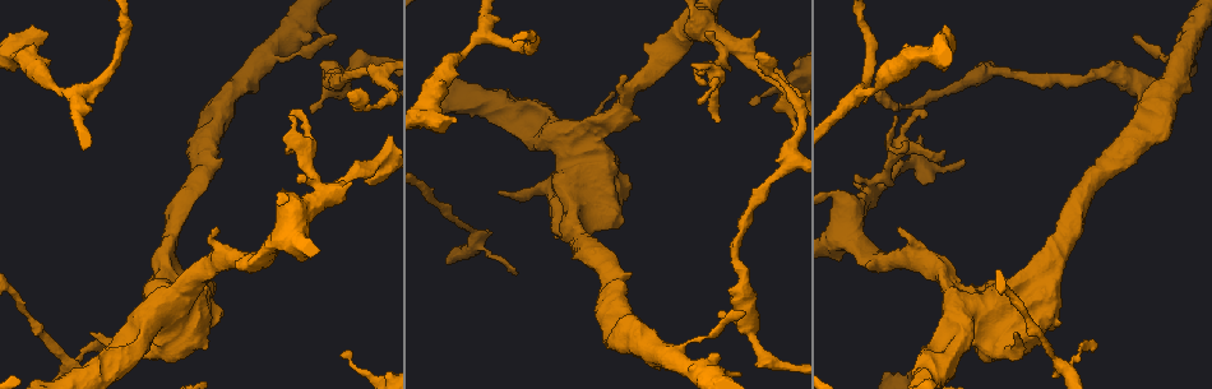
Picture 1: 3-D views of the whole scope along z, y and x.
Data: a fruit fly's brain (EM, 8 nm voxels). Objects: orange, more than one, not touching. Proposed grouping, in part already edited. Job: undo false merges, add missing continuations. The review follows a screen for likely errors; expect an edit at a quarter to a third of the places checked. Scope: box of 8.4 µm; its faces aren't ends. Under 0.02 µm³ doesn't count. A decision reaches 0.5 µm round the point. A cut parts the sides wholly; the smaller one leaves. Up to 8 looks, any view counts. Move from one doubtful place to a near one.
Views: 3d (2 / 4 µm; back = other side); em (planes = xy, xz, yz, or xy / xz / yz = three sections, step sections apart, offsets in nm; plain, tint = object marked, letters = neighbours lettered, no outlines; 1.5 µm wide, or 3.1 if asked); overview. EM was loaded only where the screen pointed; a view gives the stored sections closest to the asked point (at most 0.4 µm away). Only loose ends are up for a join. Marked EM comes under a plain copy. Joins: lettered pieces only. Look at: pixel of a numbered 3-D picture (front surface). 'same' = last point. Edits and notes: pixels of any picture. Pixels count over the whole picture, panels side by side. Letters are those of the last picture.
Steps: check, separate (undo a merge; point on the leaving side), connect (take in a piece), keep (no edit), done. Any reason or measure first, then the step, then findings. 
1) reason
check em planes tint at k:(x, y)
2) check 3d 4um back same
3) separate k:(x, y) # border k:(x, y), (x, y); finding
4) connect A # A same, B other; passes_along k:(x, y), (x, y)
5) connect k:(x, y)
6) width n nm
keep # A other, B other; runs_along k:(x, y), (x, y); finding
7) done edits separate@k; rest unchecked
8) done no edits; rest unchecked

thin end
check em planes letters at 1:(515, 272)

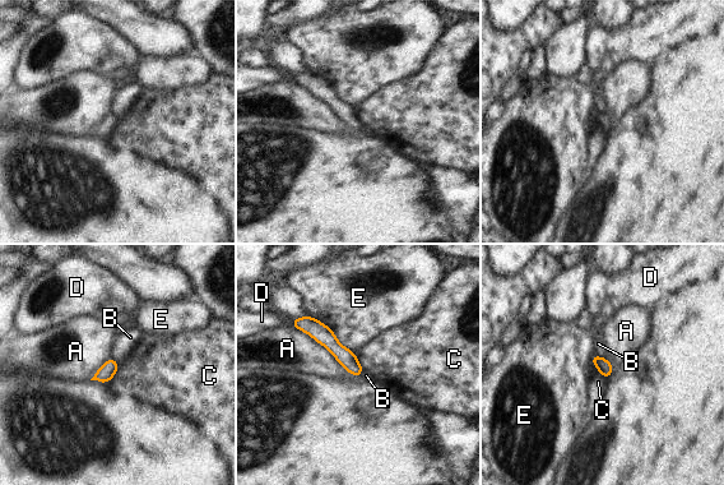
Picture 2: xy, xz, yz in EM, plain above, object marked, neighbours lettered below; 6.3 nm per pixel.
keep # A other, B other, C other, D other, E other; border 2:(592, 363), (606, 379); none of them fits

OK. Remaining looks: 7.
an open end
check 3d 2um at 1:(757, 57)

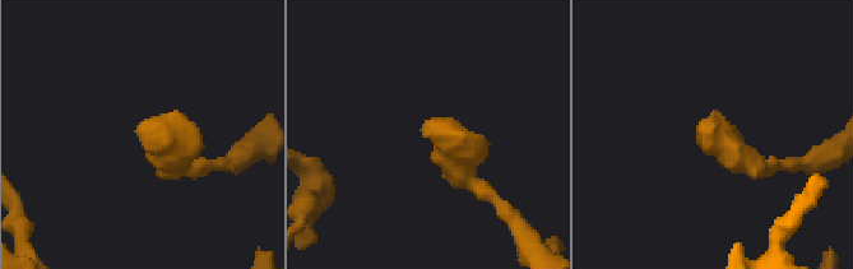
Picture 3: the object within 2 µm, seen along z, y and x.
check em planes letters at 3:(717, 127)

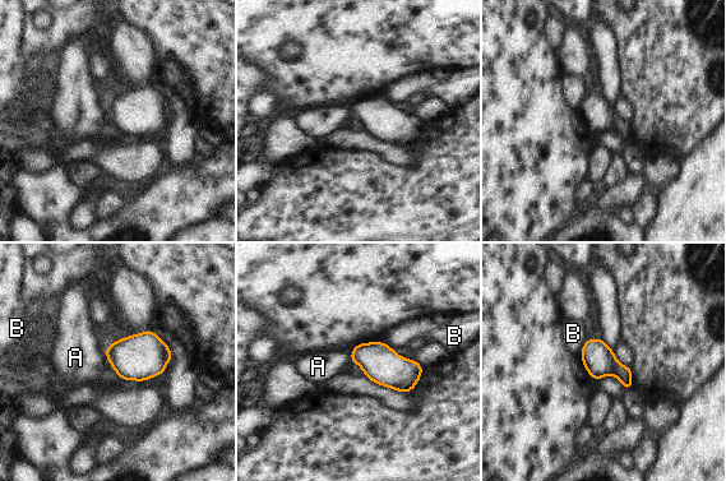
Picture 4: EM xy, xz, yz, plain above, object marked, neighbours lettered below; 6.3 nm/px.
longest_contact B 130 nm
keep # A other, B other; border 4:(371, 341), (382, 341), (391, 347); no lettered piece goes on from it

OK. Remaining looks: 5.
free end
check em yz step 8 letters at 1:(743, 312)

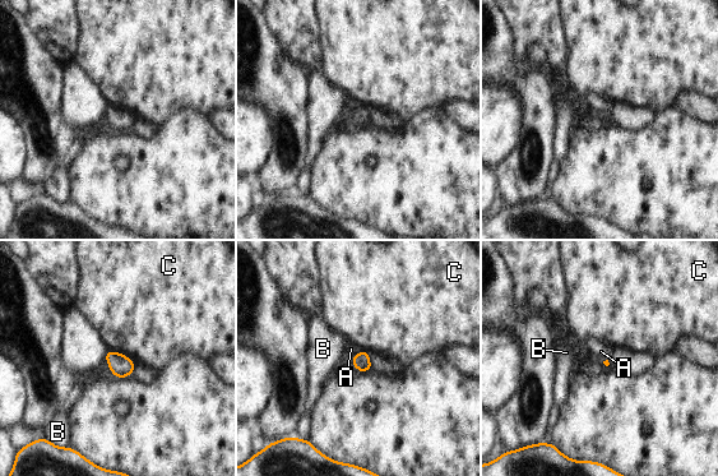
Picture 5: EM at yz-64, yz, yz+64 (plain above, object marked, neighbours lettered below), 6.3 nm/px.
check em planes letters same

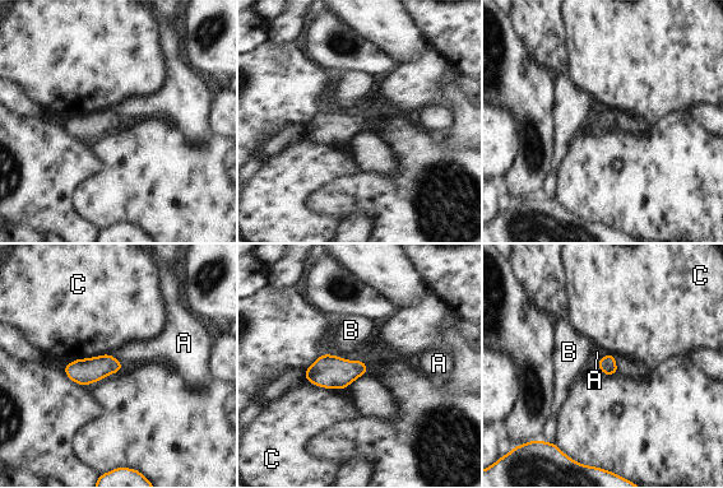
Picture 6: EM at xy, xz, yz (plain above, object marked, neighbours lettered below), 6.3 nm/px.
keep # A other, B other, C other; border 6:(110, 353), (124, 365); no lettered piece goes on from it

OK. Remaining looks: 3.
done no edits; rest unchecked

